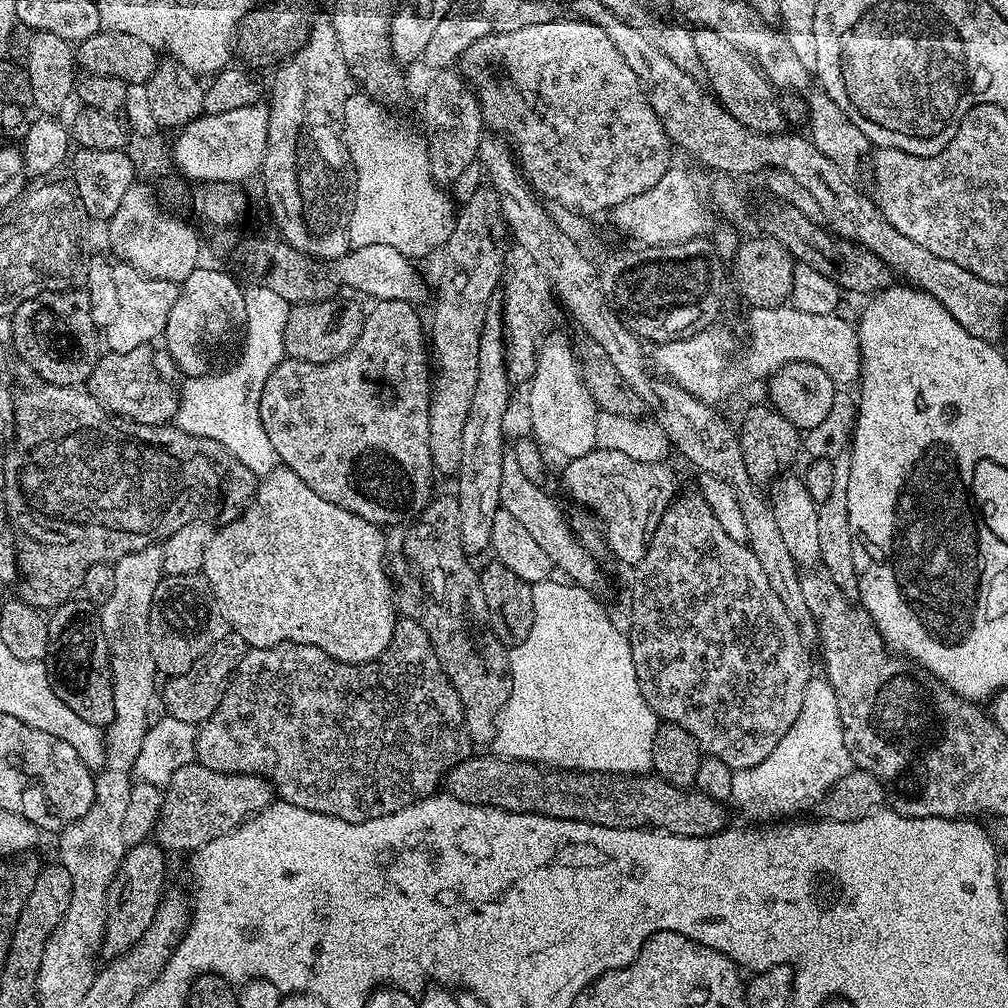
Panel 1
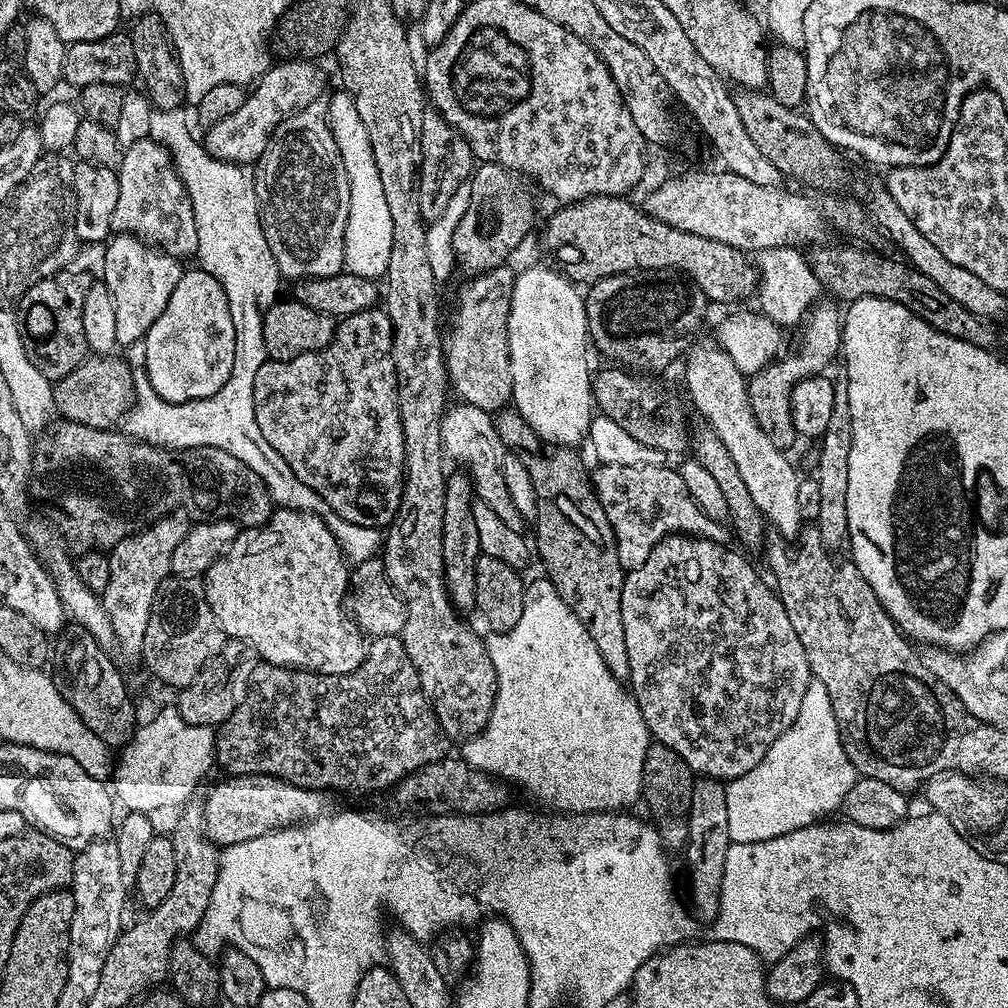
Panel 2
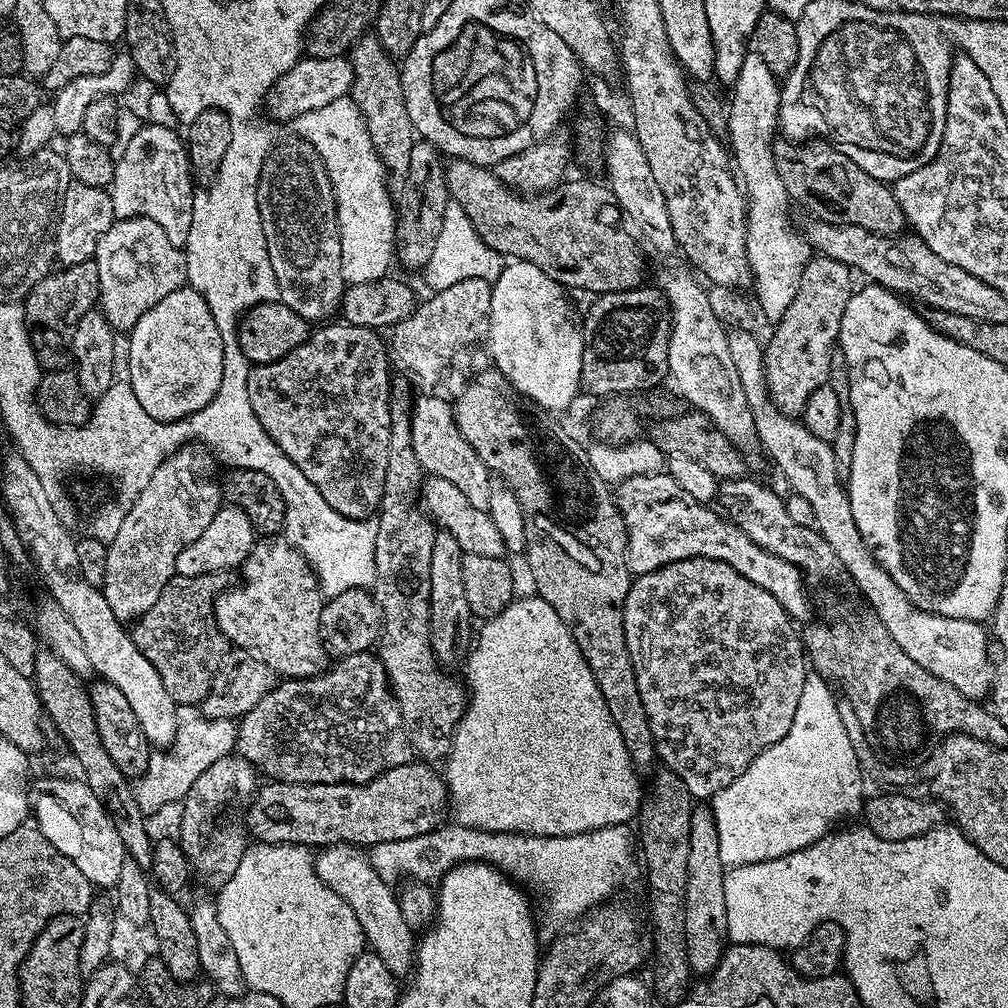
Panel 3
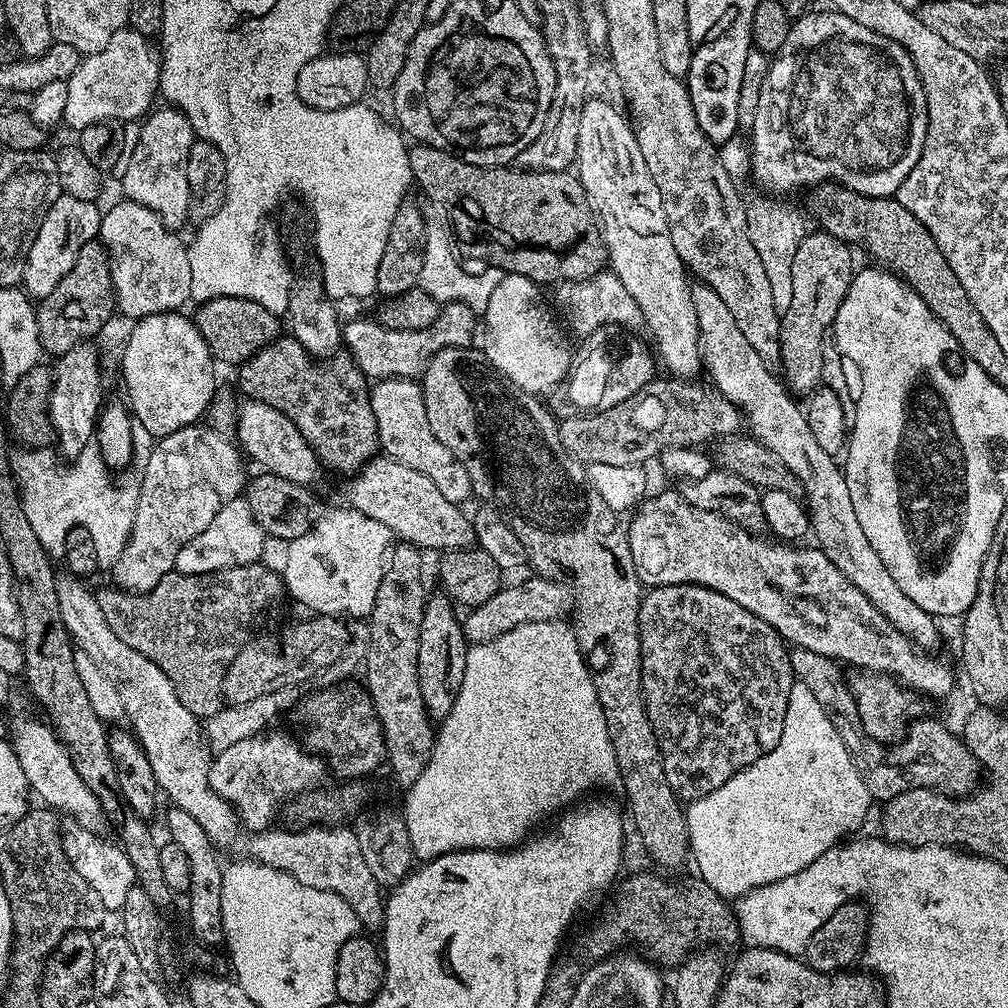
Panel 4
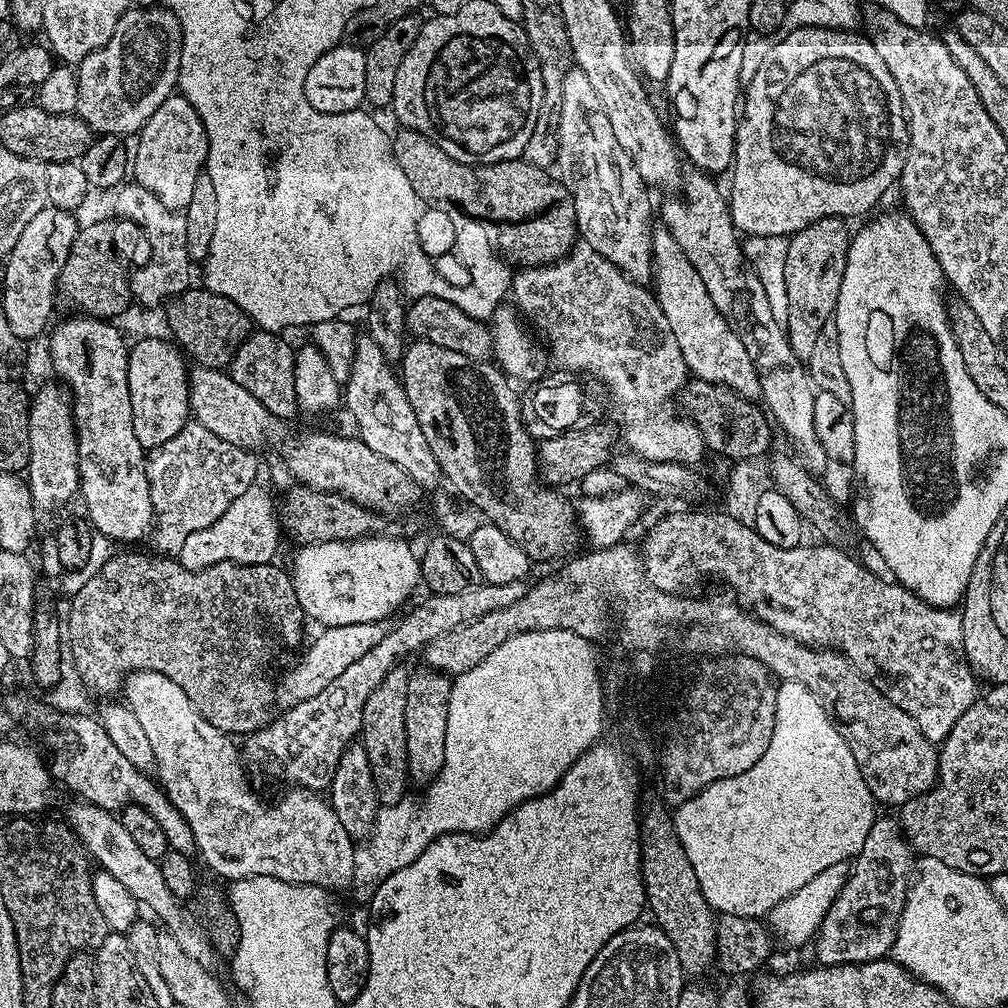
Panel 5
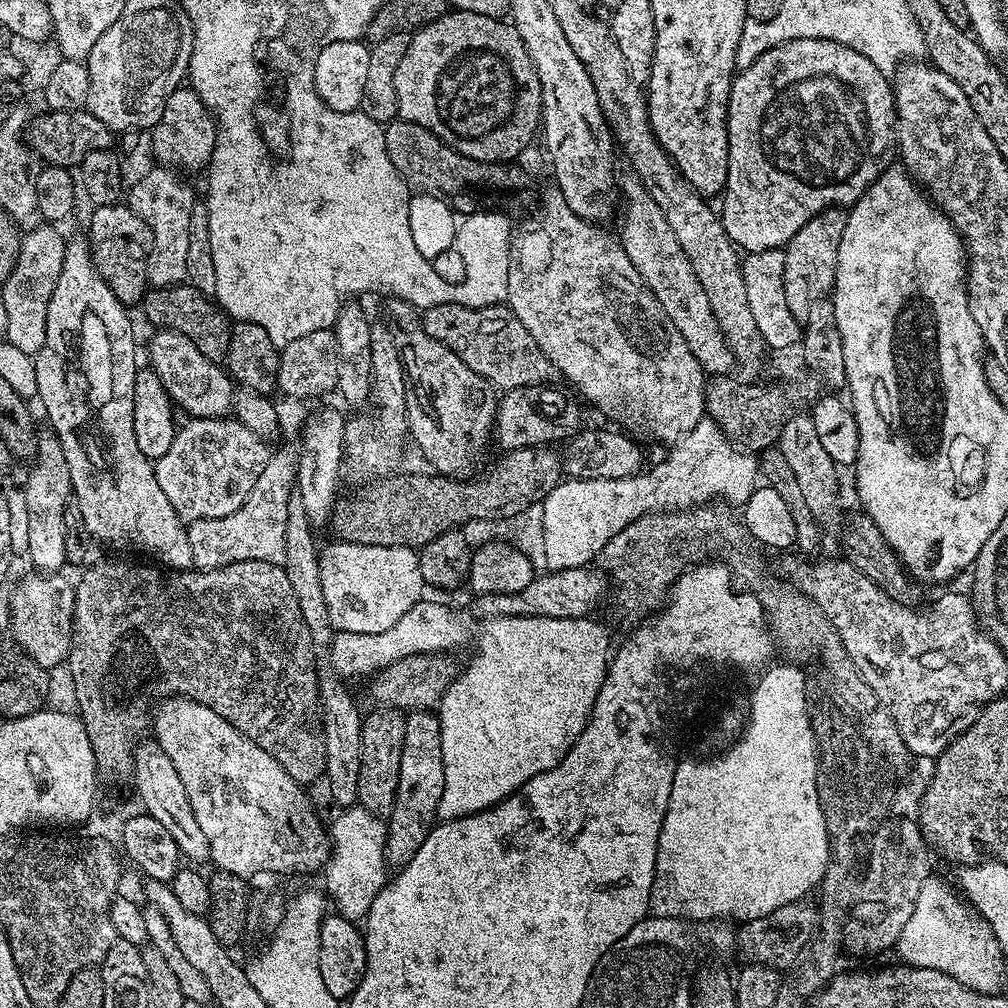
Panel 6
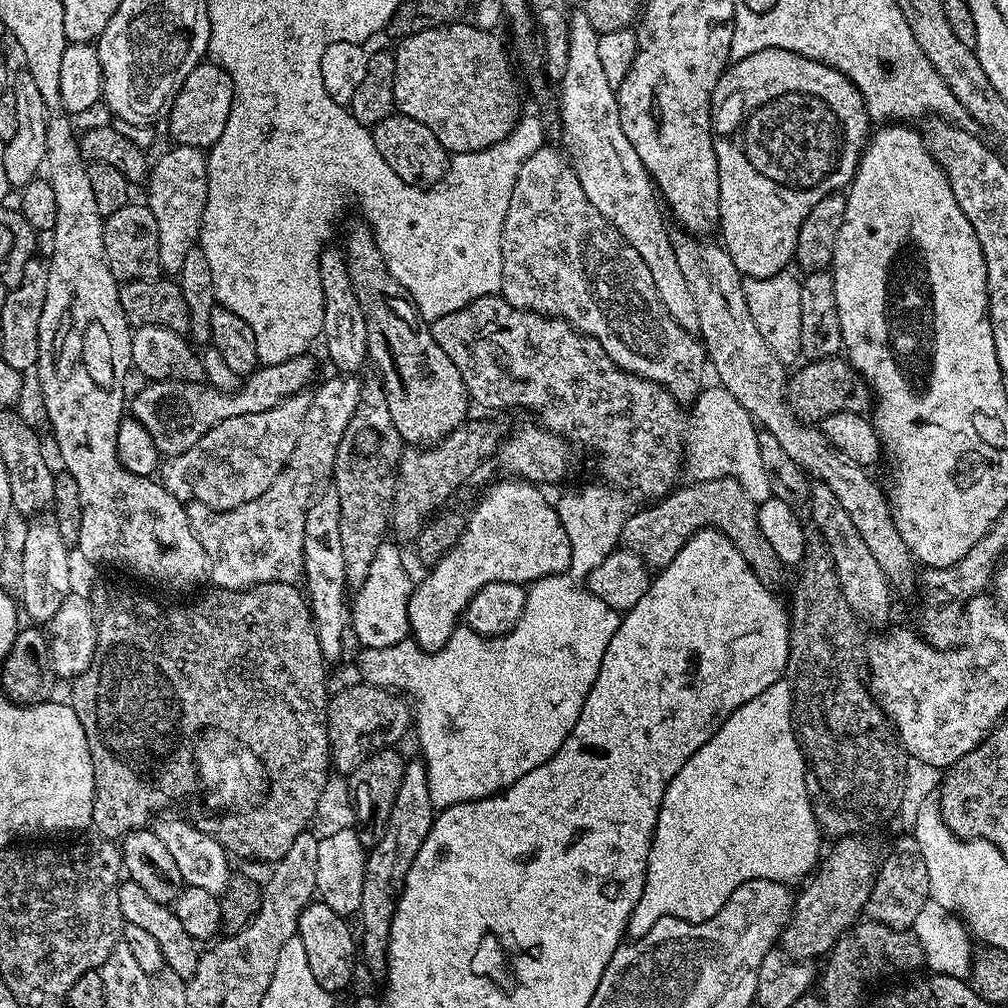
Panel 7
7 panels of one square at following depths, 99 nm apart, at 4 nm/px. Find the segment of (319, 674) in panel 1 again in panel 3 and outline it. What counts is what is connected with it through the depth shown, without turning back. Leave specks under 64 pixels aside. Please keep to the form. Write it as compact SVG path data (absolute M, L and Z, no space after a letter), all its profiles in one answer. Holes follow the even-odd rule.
M371 651L355 652L339 662L319 676L284 678L273 683L258 706L240 717L235 755L246 758L257 773L265 772L269 781L281 784L365 784L394 766L409 763L414 756L414 745L379 655Z

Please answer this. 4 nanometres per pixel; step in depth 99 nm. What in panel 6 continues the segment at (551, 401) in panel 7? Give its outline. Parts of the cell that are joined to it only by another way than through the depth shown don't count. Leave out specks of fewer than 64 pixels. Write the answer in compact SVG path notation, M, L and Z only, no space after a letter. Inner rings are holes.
M439 304L423 309L419 317L421 326L442 346L446 346L474 374L491 384L493 389L519 390L547 385L547 380L554 376L552 363L538 350L538 342L530 338L526 326L504 304L467 308L461 304Z

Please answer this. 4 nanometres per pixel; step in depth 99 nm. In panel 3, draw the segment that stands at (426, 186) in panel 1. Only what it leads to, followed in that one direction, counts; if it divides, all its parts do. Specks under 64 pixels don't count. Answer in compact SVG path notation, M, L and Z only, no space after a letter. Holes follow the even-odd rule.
M343 96L338 98L338 102L330 102L330 106L322 106L322 110L296 117L294 127L299 139L309 140L318 150L336 195L337 226L340 227L342 246L341 274L345 281L348 284L374 282L389 275L391 268L388 267L392 264L392 256L394 260L394 241L398 236L398 220L394 215L393 197L392 200L388 197L389 185L386 183L384 163L370 142L368 125L364 123L364 116L358 106L351 98Z

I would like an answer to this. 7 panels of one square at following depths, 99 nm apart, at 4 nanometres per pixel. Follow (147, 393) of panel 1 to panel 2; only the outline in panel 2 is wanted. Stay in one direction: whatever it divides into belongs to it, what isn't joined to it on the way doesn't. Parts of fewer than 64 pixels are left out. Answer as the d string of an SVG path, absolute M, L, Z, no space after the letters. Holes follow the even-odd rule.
M96 354L55 381L52 390L55 411L61 417L91 428L111 429L115 425L112 423L125 415L126 405L133 399L132 369L129 362L119 360L116 354Z

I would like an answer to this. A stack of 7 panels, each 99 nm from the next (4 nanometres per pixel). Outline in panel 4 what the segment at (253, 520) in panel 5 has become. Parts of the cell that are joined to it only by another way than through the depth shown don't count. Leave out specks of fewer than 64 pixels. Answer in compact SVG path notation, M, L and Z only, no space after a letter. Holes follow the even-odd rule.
M237 498L223 504L218 514L214 514L210 526L206 526L202 534L190 538L190 542L178 550L175 571L182 574L210 574L234 566L255 564L263 557L260 555L264 552L264 543L266 537L262 526L258 526L248 503L243 498Z

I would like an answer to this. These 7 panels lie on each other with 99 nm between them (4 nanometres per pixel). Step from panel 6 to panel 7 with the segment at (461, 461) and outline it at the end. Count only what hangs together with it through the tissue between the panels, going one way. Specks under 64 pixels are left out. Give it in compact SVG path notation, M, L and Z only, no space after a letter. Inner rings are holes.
M367 223L352 224L348 228L348 245L343 245L344 259L348 261L350 282L354 286L354 294L358 294L358 302L366 314L366 334L368 335L369 361L380 367L379 375L385 392L388 393L388 409L394 418L394 426L398 426L398 434L408 446L431 446L445 440L454 429L469 419L468 404L470 397L462 374L450 358L446 358L446 350L434 342L431 331L421 320L415 304L412 303L404 287L390 274L384 256L378 250L376 238Z

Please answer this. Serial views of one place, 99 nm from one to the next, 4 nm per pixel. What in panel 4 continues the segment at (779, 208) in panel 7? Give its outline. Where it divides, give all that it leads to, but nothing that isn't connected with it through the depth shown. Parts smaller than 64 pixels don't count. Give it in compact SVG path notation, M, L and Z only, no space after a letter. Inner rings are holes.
M809 10L795 17L786 42L771 57L750 125L752 176L768 194L835 182L859 196L895 197L906 174L914 170L926 142L928 107L920 76L901 44L868 30L846 14L827 11Z

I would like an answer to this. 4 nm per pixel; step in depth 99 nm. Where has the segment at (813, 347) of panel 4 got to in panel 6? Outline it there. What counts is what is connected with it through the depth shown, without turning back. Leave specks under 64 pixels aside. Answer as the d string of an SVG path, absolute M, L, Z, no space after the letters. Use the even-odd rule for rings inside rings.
M843 207L822 210L814 214L814 218L810 218L810 222L806 222L806 226L802 226L802 230L798 230L798 234L794 234L794 238L790 238L784 248L786 306L790 306L790 314L794 314L796 320L807 321L812 303L825 299L835 288L838 246L842 243L842 233L846 231L847 221L848 214Z

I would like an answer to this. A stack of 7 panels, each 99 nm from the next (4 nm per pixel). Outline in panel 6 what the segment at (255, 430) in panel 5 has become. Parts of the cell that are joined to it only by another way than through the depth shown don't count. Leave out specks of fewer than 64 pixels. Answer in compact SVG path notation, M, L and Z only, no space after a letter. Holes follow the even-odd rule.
M156 330L151 333L152 341L148 344L150 371L158 374L162 386L168 391L168 398L176 405L189 412L189 417L198 420L219 420L233 411L234 384L227 371L217 361L206 358L186 338L177 332Z

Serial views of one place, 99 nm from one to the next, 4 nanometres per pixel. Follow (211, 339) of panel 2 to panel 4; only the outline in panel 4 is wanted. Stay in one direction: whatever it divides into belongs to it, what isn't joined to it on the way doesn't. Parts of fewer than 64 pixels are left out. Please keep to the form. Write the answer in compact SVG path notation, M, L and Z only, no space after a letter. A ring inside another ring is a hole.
M179 311L159 312L144 316L131 325L132 333L124 344L124 357L120 364L124 367L124 388L128 391L127 403L135 423L141 424L153 438L169 436L174 430L189 428L209 411L212 399L218 391L216 385L217 361L206 346L202 334L196 328L195 319L188 320Z

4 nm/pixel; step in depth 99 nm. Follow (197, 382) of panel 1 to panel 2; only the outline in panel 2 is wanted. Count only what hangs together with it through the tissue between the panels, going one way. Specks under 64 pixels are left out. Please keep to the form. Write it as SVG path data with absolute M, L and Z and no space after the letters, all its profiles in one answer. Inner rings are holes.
M143 362L132 367L133 399L122 420L123 431L144 440L148 444L174 452L188 451L194 448L216 448L224 450L239 461L245 462L254 474L258 474L268 483L275 503L285 508L294 508L301 512L314 512L318 516L329 515L326 502L310 486L306 486L286 466L281 455L270 446L258 427L257 414L254 410L253 386L257 370L244 372L244 368L236 368L233 363L230 378L225 386L210 398L190 400L186 403L166 403L150 386L150 376Z

